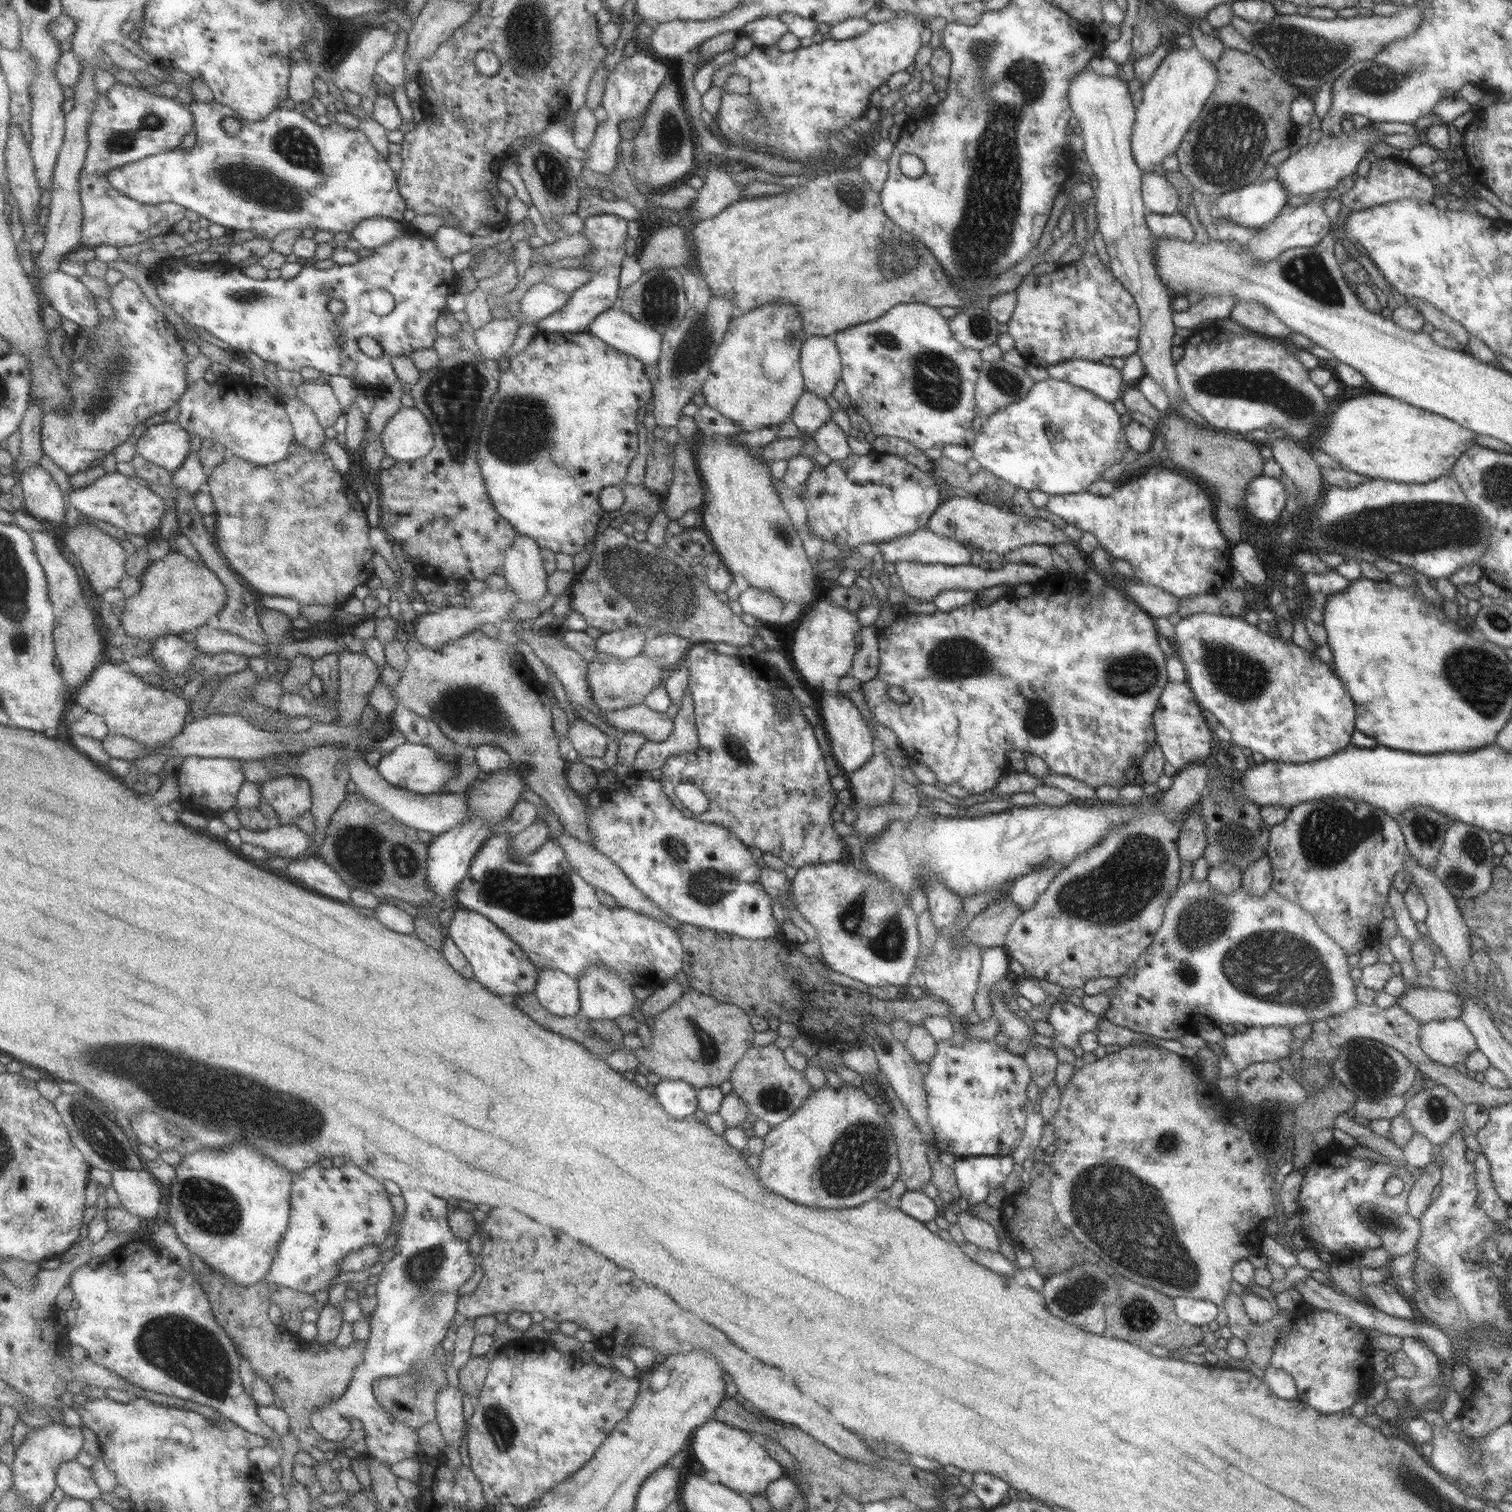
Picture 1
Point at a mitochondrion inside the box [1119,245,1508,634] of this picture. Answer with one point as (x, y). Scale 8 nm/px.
(1407, 529)

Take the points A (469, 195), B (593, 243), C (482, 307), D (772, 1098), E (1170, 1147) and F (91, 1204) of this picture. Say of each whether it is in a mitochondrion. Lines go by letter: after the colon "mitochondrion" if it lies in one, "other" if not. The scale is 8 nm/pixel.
A: other
B: other
C: other
D: mitochondrion
E: mitochondrion
F: other

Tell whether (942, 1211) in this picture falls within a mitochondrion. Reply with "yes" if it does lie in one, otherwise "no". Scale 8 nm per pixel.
no

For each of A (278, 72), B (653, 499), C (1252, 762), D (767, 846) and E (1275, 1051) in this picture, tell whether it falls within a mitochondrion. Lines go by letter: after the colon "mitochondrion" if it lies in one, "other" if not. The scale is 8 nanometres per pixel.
A: other
B: other
C: other
D: other
E: other

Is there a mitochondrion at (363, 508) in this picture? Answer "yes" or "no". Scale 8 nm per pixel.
no

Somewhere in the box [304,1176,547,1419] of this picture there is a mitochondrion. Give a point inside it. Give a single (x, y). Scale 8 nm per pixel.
(426, 1266)

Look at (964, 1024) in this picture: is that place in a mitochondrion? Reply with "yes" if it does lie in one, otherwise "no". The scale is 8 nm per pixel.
no

